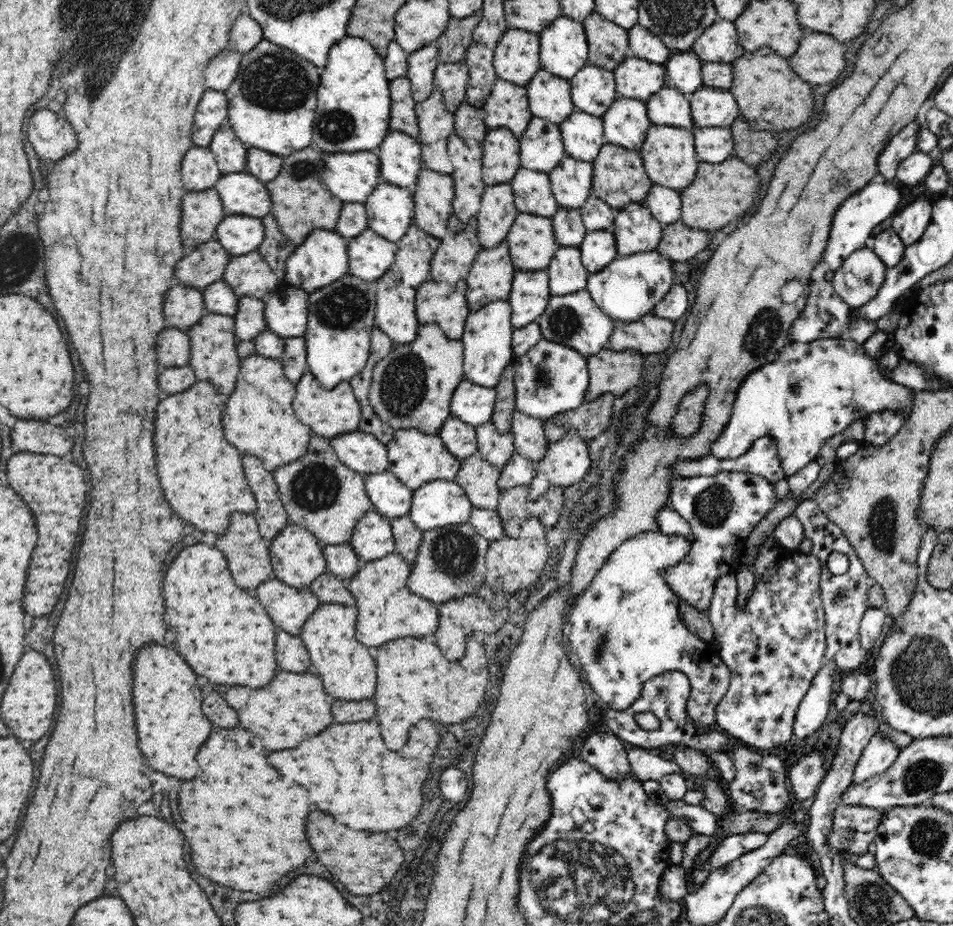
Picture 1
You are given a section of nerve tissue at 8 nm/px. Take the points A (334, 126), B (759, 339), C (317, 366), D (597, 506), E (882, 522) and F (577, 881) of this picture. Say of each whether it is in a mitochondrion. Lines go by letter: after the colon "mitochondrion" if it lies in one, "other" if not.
A: mitochondrion
B: mitochondrion
C: other
D: mitochondrion
E: mitochondrion
F: mitochondrion

